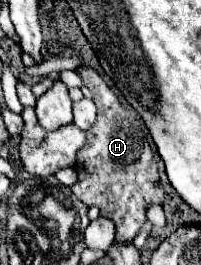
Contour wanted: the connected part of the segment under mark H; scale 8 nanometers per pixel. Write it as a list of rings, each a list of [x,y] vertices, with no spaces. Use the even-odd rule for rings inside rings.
[[[82,67],[78,73],[84,85],[92,91],[92,99],[98,107],[98,119],[88,129],[86,147],[78,153],[78,161],[74,165],[78,171],[78,183],[70,189],[84,205],[96,205],[100,215],[114,221],[118,243],[132,243],[146,223],[148,203],[164,201],[158,167],[148,143],[148,129],[140,115],[124,103],[94,69]]]

